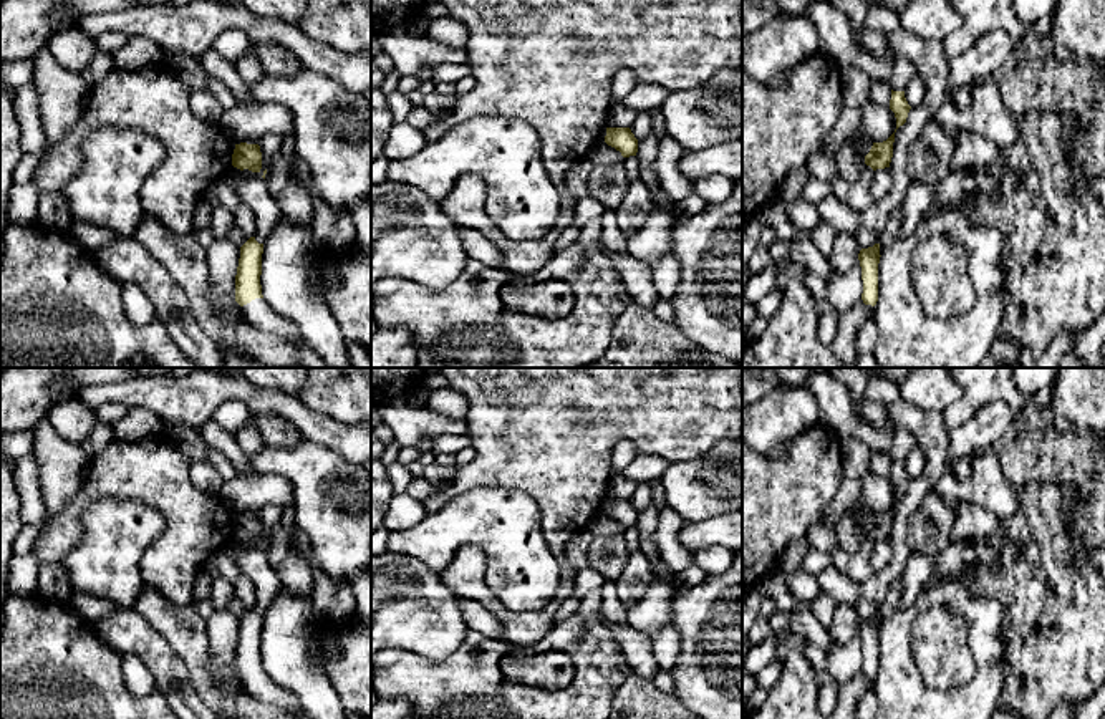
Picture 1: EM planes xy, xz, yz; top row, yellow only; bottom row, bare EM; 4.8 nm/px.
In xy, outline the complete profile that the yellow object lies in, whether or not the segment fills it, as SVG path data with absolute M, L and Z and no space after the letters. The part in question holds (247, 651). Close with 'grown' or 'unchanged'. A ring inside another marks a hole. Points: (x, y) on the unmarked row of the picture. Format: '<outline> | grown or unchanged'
M250 608L240 618L235 646L235 673L242 678L244 688L250 696L297 717L302 709L298 697L272 681L263 671L260 656L262 625L263 615L258 615L255 608Z | grown

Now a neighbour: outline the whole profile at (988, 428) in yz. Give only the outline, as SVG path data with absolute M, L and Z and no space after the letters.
M996 401L977 411L971 419L949 431L949 451L944 472L951 472L956 459L971 457L981 449L997 449L1007 437L1019 414L1004 401Z

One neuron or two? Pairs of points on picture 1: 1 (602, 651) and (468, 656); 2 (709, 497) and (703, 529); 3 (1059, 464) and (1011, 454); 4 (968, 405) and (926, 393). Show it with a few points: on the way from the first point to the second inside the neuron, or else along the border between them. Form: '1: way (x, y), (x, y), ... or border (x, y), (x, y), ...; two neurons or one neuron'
1: way (577, 688), (565, 699), (511, 699), (504, 693); one neuron
2: border (724, 514), (686, 524); two neurons
3: way (1047, 454), (1022, 454); one neuron
4: border (961, 385), (961, 396), (943, 411); two neurons

